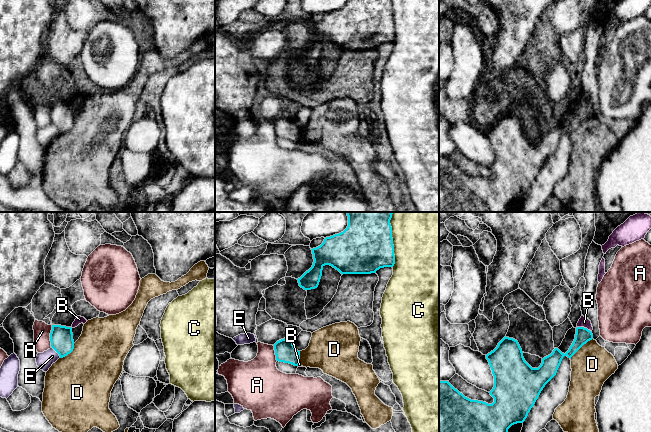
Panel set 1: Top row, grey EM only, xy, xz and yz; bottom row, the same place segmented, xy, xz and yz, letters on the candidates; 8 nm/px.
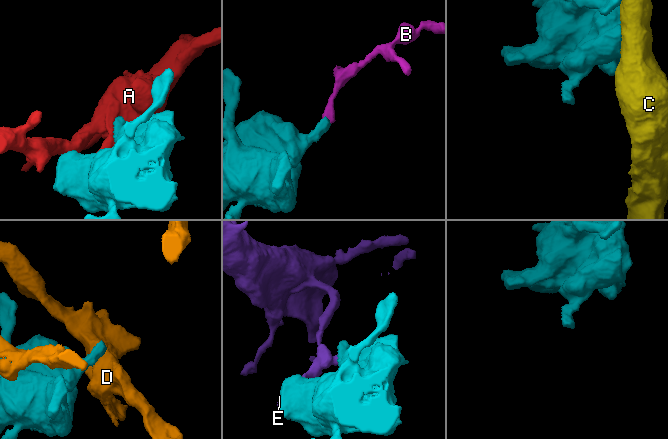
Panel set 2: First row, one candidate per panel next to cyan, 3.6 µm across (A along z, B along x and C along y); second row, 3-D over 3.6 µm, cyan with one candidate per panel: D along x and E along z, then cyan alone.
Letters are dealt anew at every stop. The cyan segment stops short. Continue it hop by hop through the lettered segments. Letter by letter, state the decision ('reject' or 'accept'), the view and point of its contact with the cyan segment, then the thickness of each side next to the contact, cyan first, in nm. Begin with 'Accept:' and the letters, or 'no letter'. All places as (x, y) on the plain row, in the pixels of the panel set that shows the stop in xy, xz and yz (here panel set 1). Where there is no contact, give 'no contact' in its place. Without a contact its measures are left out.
Accept: no letter
A: reject; contact xy (50, 112); calibres 190 and 130 nm
B: reject; contact yz (583, 103); calibres 120 and 80 nm
C: reject; contact xz (393, 22); calibres 400 and 460 nm
D: reject; contact yz (580, 123); calibres 120 and 320 nm
E: reject; contact xy (56, 127); calibres 190 and 130 nm

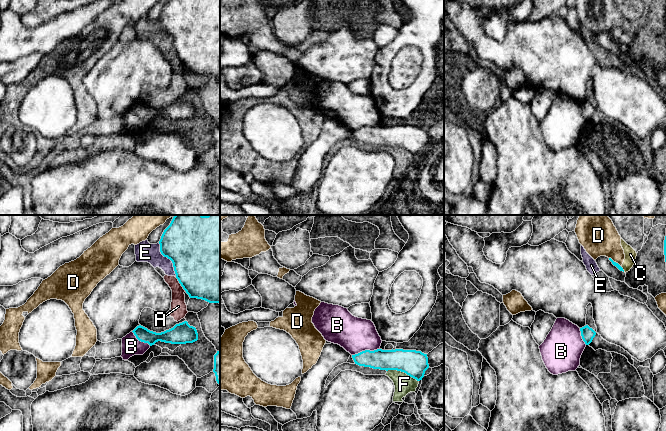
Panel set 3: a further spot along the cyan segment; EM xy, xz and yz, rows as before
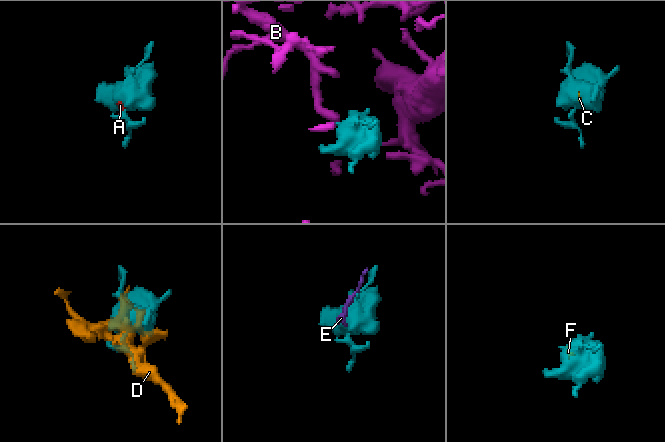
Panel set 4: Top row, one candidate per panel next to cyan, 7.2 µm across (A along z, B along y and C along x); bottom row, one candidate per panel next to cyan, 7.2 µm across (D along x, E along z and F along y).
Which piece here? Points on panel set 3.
Accept: no letter
A: reject; contact xy (180, 59); calibres 500 and 130 nm
B: reject; contact xz (365, 126); calibres 160 and 280 nm
C: reject; contact yz (622, 45); calibres 40 and 100 nm
D: reject; contact yz (615, 38); calibres 40 and 260 nm
E: reject; contact xy (169, 34); calibres 460 and 160 nm
F: reject; contact xz (403, 147); calibres 220 and 160 nm

